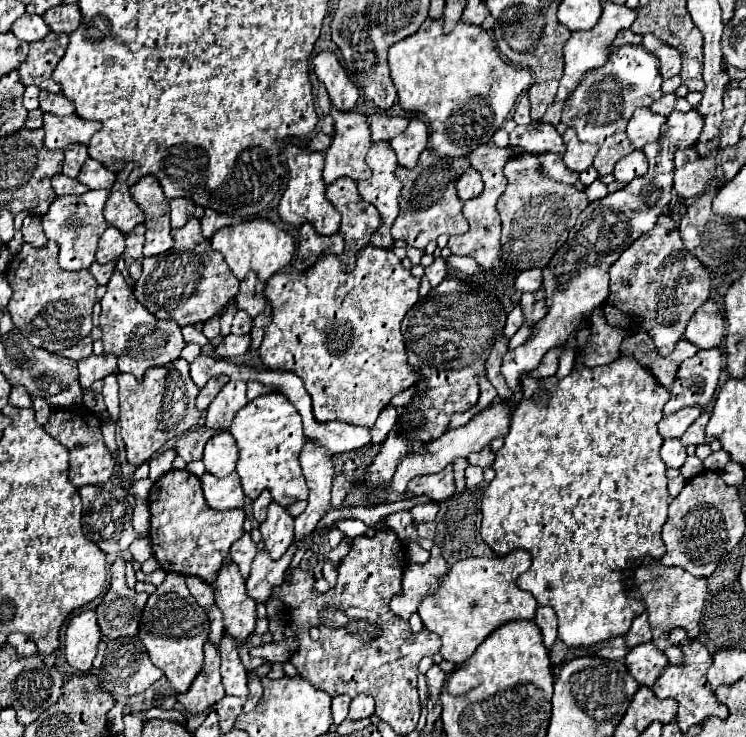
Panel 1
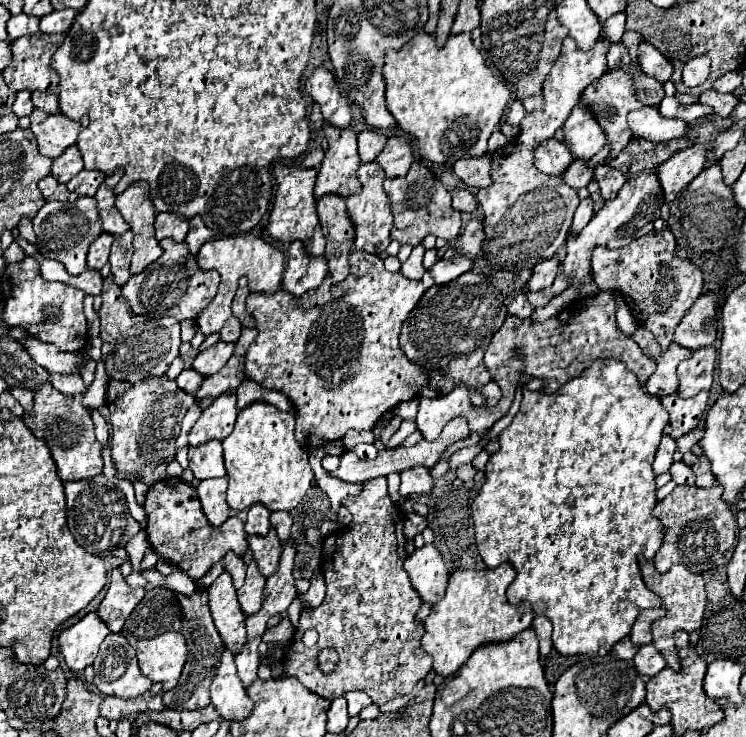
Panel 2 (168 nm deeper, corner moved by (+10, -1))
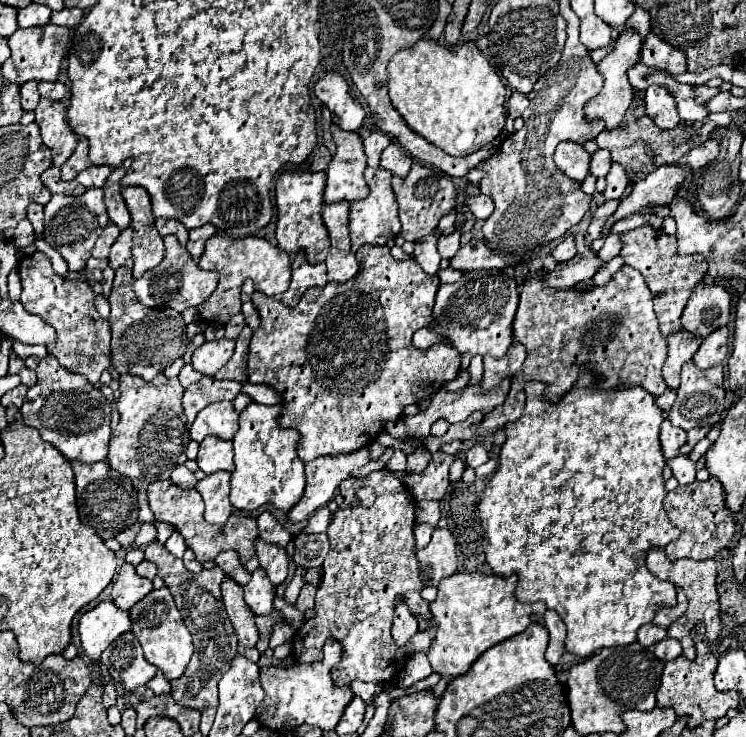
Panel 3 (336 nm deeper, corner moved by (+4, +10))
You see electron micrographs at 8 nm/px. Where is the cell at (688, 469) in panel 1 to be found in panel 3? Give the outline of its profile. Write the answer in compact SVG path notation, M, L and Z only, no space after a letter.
M679 454L673 460L669 460L667 464L673 470L673 476L677 478L679 484L689 484L695 480L695 462L691 462L689 456Z

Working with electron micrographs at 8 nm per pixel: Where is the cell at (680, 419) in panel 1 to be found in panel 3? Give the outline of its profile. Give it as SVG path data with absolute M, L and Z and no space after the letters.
M687 362L681 372L681 386L677 390L677 398L667 412L667 420L683 430L691 430L695 426L713 426L723 418L725 406L725 386L723 386L723 368L715 366L709 370L695 368L693 362Z

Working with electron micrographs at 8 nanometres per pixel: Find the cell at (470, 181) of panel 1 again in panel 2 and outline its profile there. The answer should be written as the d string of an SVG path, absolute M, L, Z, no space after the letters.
M459 189L459 191L453 195L453 209L465 211L465 213L475 213L477 201L475 201L473 193L471 193L469 189Z

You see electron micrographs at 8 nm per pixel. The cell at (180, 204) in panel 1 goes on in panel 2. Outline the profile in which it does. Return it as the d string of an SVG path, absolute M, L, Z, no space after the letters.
M159 213L155 217L155 237L159 241L169 237L169 239L181 243L185 239L185 235L187 235L187 227L189 227L189 221L181 219L175 213Z

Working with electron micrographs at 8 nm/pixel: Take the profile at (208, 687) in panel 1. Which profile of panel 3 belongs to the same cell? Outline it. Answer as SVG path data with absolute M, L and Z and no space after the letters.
M161 542L147 544L145 560L157 564L157 576L161 576L165 580L165 586L171 590L175 604L183 616L183 622L193 636L193 646L195 646L195 652L191 656L191 662L185 674L171 682L171 698L185 708L203 710L207 706L217 706L219 676L227 672L233 656L237 654L237 636L223 608L221 590L219 590L221 580L225 578L225 572L221 568L203 570L199 574L187 572L187 568L183 566L183 560L175 558Z

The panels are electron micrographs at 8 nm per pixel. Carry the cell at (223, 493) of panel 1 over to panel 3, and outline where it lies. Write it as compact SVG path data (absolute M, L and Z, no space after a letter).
M213 472L197 482L197 490L205 500L205 520L209 524L225 524L233 514L229 502L229 472Z

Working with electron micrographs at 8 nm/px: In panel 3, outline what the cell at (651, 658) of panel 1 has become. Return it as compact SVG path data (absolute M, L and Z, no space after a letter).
M665 638L665 640L657 642L653 650L655 650L655 656L661 662L671 662L671 660L675 660L681 654L681 644L675 642L673 638Z

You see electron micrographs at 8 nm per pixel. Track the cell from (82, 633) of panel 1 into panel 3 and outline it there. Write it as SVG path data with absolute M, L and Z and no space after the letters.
M105 600L81 616L77 630L83 652L95 662L119 634L131 630L131 620L127 612L117 610L111 600Z

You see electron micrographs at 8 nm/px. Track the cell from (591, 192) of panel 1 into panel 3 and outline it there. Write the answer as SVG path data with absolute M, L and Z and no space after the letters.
M581 233L575 234L575 244L577 244L577 256L567 262L567 264L559 264L553 272L545 274L545 284L551 288L573 288L575 284L589 280L597 268L601 266L601 262L597 260L595 252L589 252L585 248L585 236Z

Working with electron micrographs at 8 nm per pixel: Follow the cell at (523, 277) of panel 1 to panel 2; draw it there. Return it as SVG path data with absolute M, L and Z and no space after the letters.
M557 255L551 259L543 259L543 263L537 263L533 267L533 277L529 279L529 291L541 291L549 287L557 277L559 267L561 267L561 261Z

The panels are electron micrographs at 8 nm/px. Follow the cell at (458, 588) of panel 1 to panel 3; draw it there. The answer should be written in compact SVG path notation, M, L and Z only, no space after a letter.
M457 572L439 584L437 598L429 604L437 622L437 634L429 650L433 672L441 676L461 676L491 646L521 634L529 624L541 622L547 606L541 602L521 604L515 598L517 576L497 576L481 572Z

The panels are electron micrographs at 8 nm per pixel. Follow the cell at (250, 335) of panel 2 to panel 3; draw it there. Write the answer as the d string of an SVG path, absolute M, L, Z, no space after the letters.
M245 326L237 338L237 346L235 346L235 354L231 356L231 360L215 374L217 380L237 380L237 382L245 382L247 380L247 352L249 352L249 340L251 340L253 330L249 326Z

